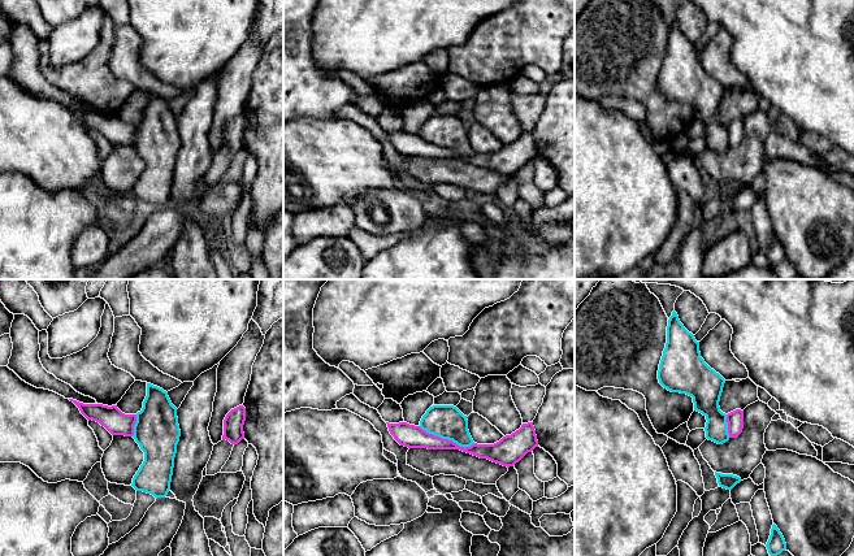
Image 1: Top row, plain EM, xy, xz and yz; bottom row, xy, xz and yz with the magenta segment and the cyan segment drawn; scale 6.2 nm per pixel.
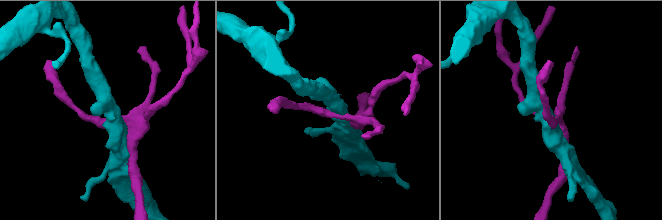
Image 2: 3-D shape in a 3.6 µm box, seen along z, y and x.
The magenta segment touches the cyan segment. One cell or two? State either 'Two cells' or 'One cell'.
Two cells

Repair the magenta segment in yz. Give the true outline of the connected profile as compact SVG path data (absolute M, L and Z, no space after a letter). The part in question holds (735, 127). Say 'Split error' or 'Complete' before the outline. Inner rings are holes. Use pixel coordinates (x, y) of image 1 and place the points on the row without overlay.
Complete. M736 118L727 123L729 147L737 147L744 138L744 120Z

